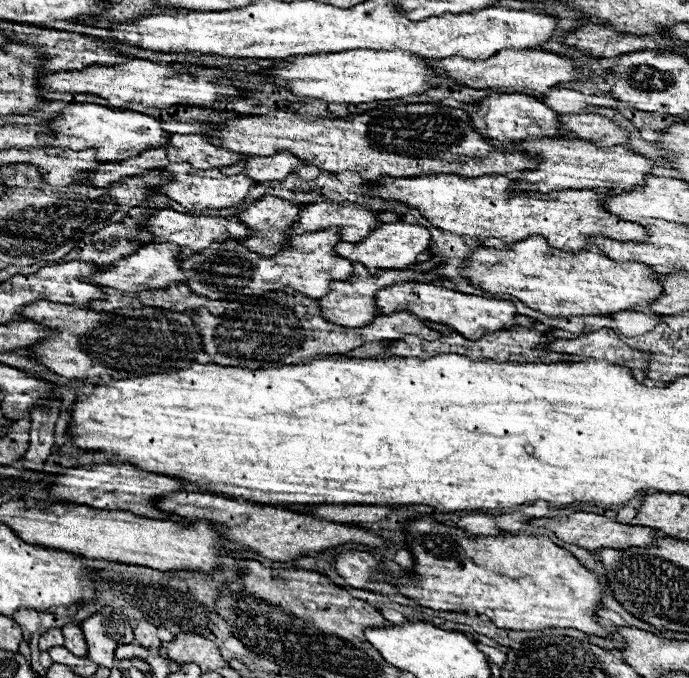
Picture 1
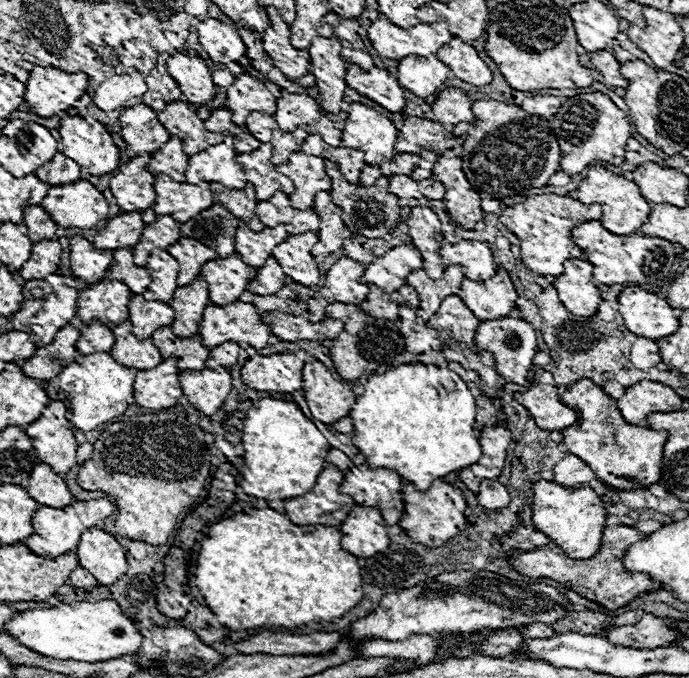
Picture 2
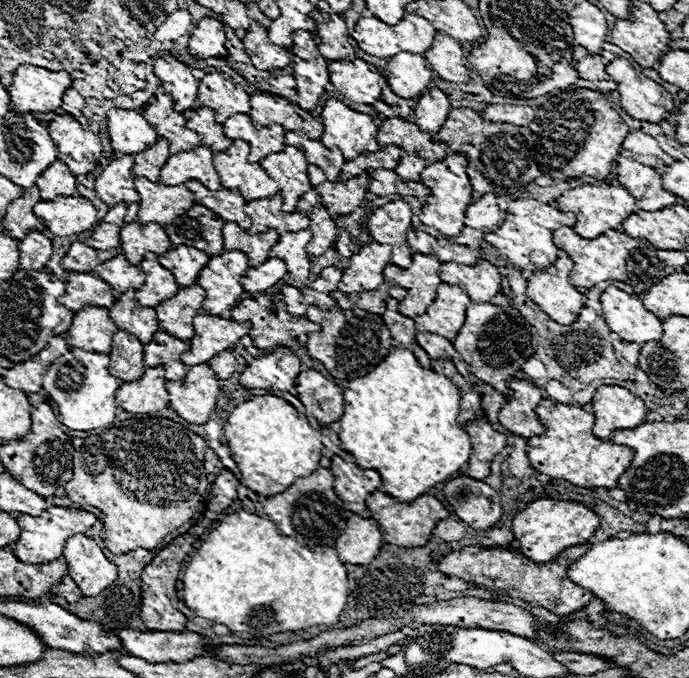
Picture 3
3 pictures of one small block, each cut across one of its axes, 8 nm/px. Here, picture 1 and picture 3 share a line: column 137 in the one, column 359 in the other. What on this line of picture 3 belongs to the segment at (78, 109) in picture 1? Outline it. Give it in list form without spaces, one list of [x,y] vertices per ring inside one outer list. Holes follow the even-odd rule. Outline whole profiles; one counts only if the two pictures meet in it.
[[[330,98],[322,110],[324,136],[320,138],[326,148],[340,148],[346,160],[352,160],[364,152],[376,152],[378,126],[372,116],[348,108],[344,102]]]

